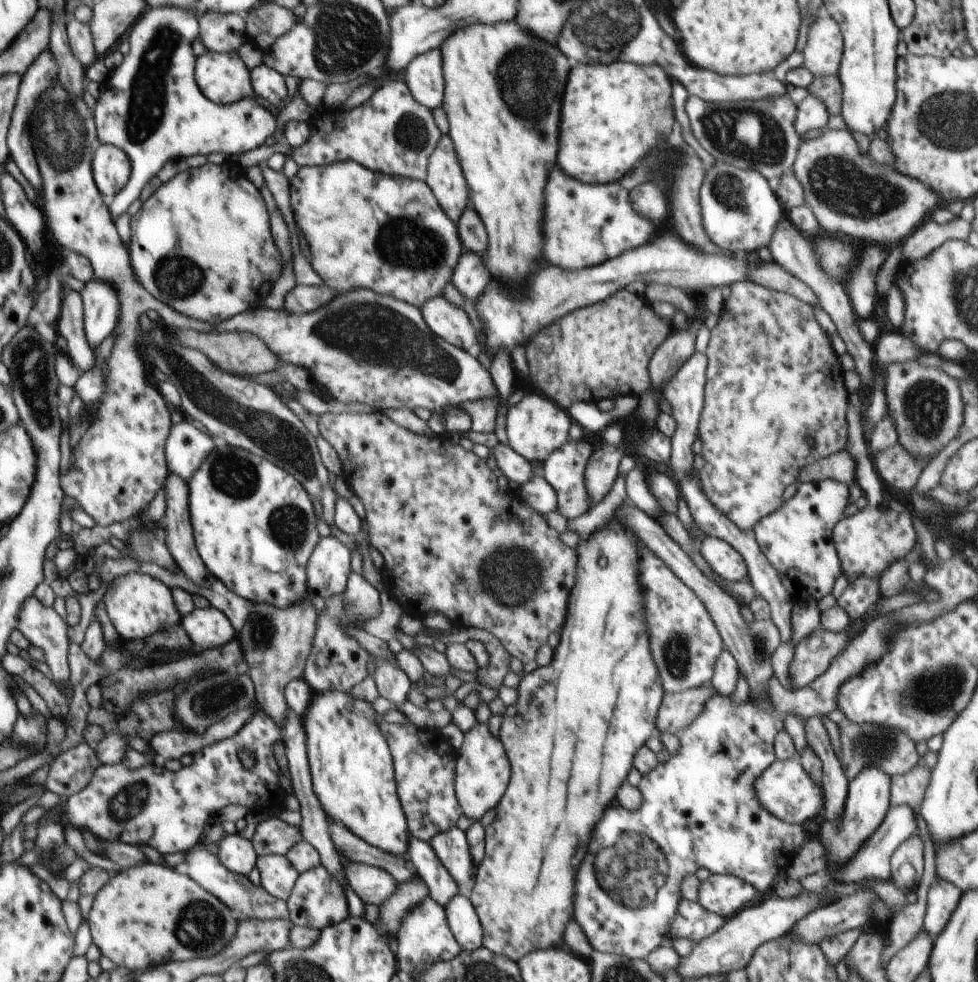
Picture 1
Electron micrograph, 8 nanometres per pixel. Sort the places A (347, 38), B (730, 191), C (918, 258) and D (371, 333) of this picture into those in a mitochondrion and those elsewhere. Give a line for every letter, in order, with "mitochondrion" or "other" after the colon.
A: mitochondrion
B: mitochondrion
C: other
D: mitochondrion

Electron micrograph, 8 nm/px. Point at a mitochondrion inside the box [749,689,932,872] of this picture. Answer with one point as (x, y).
(873, 746)

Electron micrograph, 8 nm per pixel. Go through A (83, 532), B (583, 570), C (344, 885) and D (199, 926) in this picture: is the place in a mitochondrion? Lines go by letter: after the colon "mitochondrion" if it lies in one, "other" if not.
A: other
B: other
C: other
D: mitochondrion

